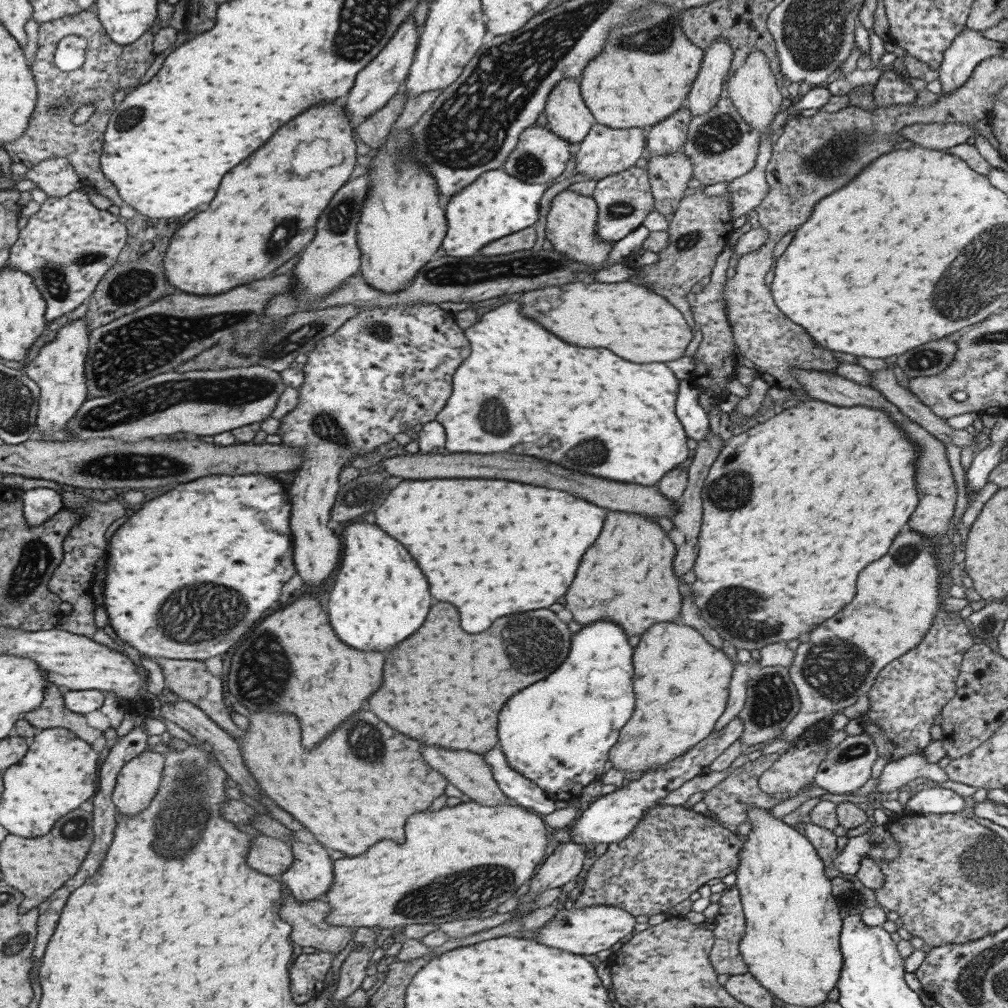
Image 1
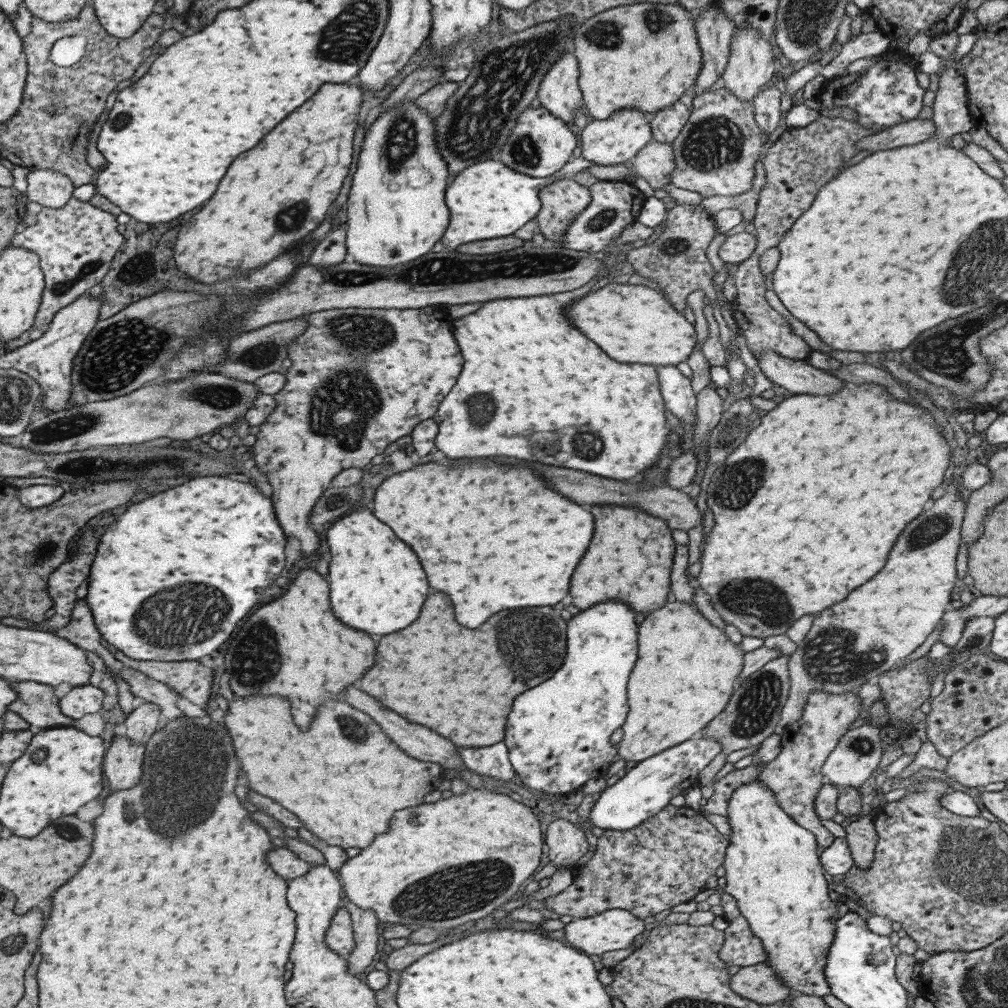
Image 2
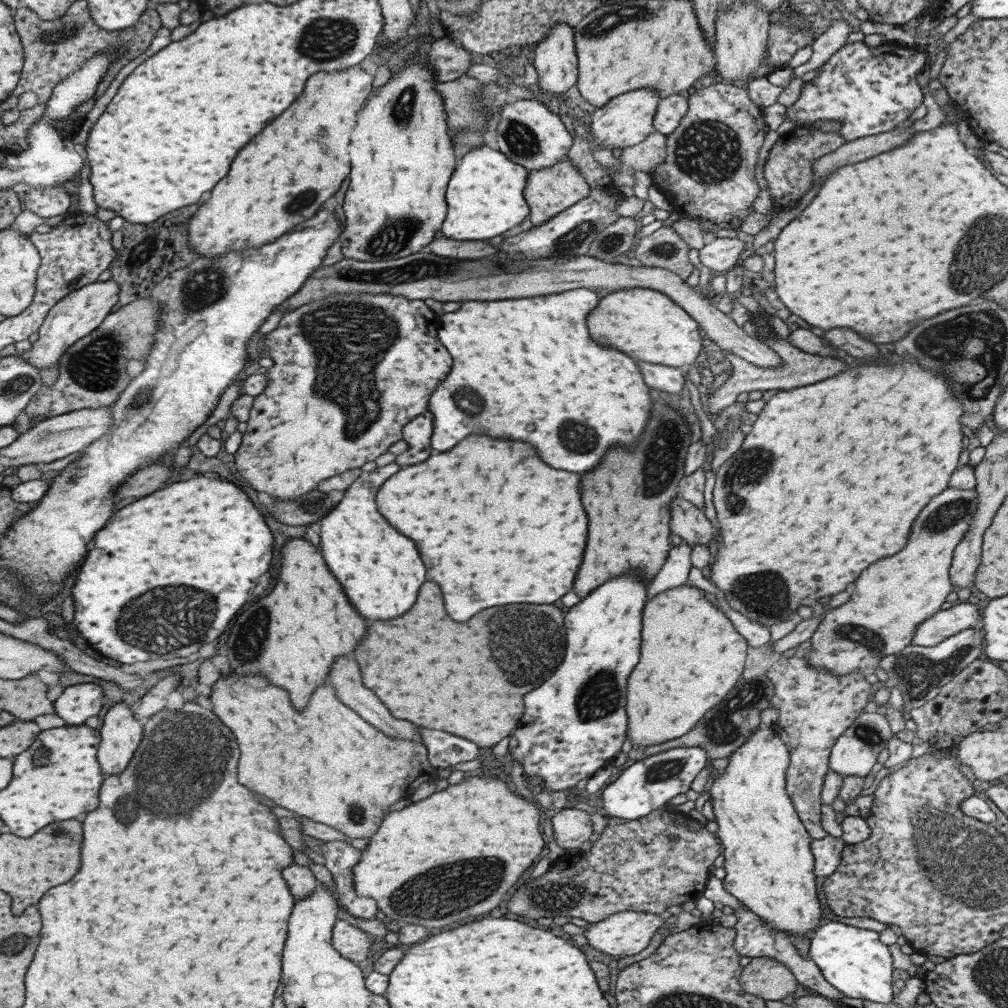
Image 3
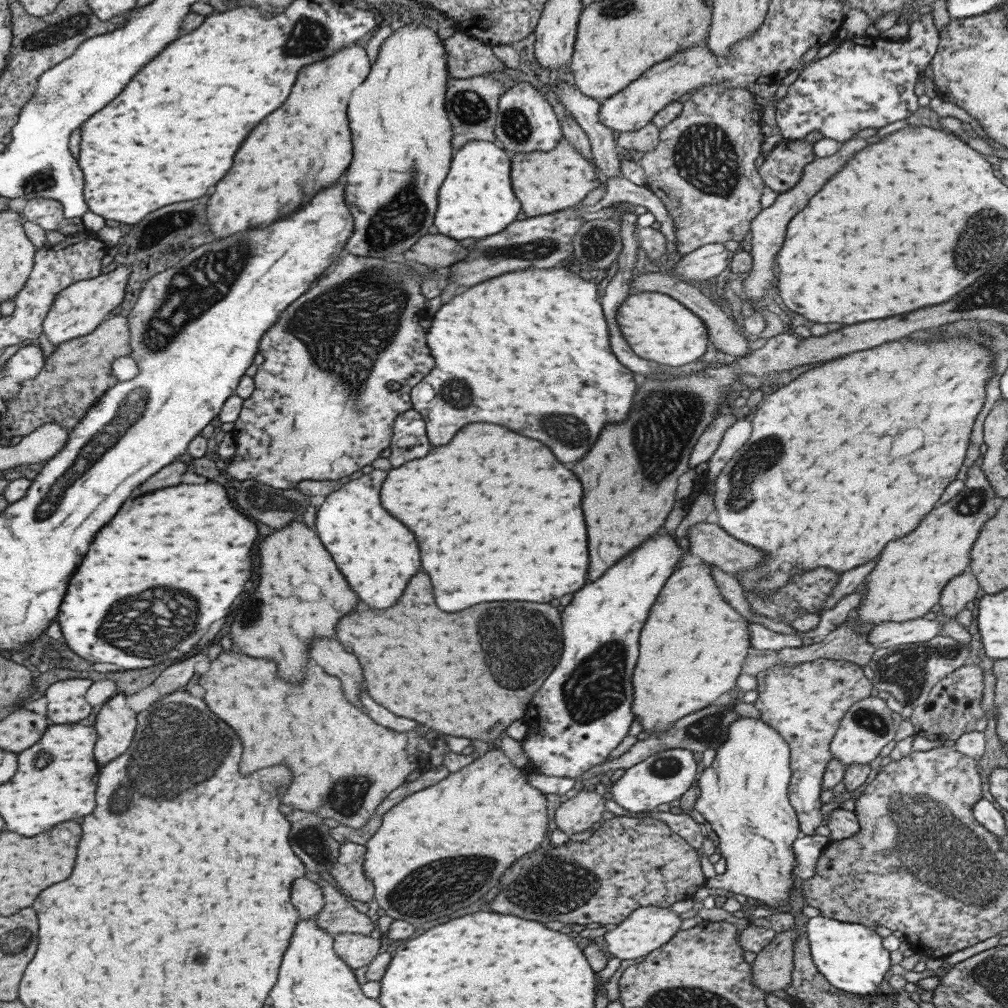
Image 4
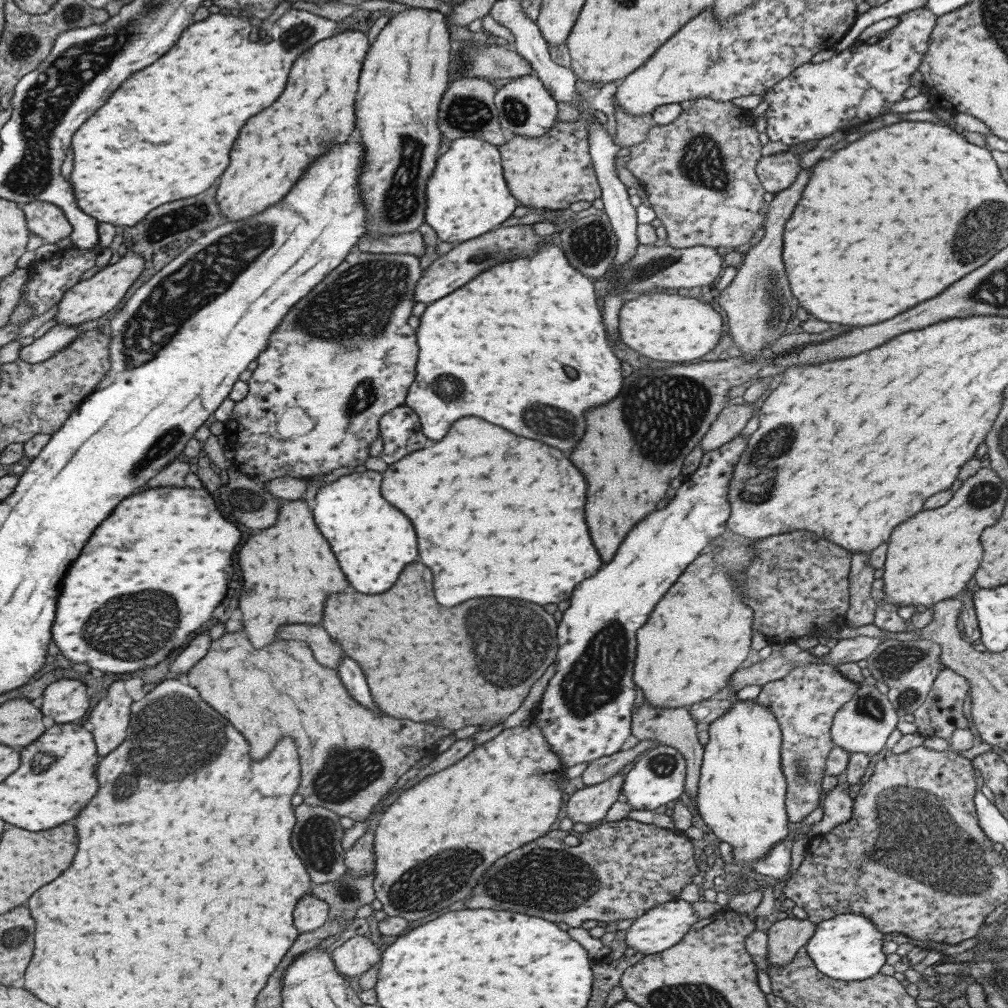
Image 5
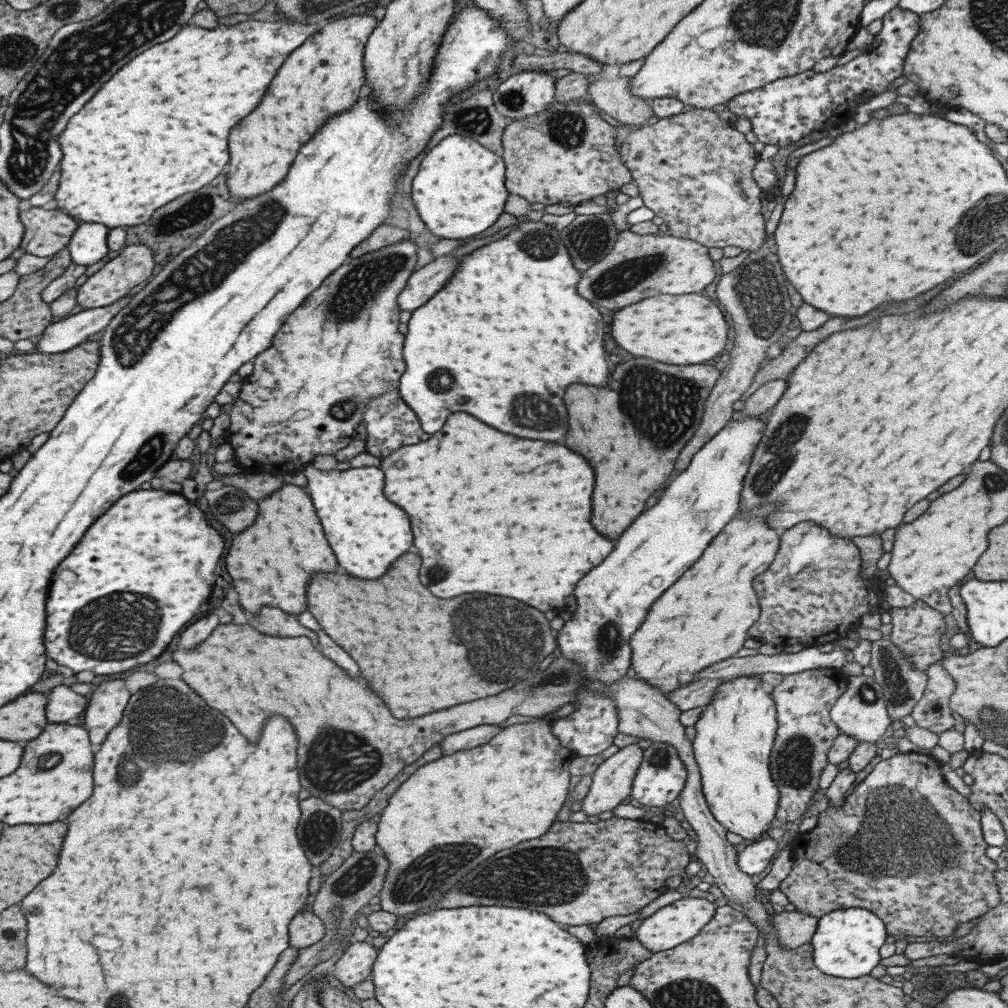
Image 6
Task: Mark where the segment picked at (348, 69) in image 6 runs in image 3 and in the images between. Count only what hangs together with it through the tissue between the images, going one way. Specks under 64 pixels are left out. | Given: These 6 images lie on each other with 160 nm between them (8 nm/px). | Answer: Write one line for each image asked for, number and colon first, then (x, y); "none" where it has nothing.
3: (273, 183)
4: (303, 146)
5: (315, 110)

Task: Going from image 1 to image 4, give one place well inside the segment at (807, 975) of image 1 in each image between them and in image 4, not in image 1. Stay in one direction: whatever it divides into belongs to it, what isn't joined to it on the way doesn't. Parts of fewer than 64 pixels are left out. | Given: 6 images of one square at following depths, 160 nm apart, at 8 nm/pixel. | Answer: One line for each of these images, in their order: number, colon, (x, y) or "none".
2: (772, 871)
3: (768, 866)
4: (742, 795)

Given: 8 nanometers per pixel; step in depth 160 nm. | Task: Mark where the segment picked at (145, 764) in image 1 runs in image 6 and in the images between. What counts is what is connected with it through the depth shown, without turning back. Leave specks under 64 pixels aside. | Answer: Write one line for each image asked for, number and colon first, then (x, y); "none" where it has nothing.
2: (123, 764)
3: (120, 733)
4: (115, 723)
5: (109, 718)
6: (108, 700)

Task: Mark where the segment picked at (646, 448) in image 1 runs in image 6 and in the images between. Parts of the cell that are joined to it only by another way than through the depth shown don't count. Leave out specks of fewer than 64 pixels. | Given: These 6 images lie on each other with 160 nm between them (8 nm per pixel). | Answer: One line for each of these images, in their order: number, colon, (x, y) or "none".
2: (547, 391)
3: (528, 366)
4: (529, 349)
5: (525, 339)
6: (508, 333)

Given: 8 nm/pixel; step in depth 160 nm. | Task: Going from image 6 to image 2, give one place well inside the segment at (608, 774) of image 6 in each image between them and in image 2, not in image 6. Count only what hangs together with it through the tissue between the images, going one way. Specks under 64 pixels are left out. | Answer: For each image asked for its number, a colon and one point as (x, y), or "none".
2: (566, 843)
3: (571, 828)
4: (577, 814)
5: (587, 805)

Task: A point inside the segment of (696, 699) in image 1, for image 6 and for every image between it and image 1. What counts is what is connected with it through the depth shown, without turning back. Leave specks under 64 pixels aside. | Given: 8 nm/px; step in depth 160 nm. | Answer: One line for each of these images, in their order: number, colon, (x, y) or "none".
2: (686, 669)
3: (691, 656)
4: (691, 649)
5: (697, 636)
6: (714, 602)

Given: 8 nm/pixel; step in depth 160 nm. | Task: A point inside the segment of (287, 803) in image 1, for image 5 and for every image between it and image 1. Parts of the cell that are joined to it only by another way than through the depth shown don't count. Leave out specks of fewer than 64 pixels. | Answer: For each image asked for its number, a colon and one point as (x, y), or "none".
2: (323, 776)
3: (327, 753)
4: (341, 746)
5: (262, 693)

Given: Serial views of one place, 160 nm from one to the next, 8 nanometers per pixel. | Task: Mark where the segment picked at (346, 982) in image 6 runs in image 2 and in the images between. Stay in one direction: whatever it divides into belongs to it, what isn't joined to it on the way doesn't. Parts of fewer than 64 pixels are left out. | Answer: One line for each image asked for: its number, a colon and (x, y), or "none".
2: (338, 937)
3: (350, 942)
4: (356, 950)
5: (356, 955)

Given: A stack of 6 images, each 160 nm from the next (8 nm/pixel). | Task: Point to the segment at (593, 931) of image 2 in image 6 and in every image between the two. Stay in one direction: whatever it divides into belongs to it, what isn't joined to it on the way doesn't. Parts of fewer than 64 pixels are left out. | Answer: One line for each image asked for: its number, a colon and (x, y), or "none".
3: (625, 933)
4: (645, 929)
5: (664, 925)
6: (673, 924)

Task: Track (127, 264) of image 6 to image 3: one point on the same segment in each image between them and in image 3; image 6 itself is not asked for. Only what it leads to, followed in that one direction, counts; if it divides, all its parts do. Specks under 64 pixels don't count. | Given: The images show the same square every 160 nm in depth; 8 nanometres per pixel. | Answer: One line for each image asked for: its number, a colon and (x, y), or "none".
3: (80, 312)
4: (79, 308)
5: (85, 301)

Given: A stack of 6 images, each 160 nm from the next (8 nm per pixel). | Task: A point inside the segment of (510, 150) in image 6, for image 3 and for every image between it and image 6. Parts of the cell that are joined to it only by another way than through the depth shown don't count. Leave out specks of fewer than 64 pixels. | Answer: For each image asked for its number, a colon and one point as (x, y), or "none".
3: (550, 190)
4: (544, 182)
5: (554, 170)

